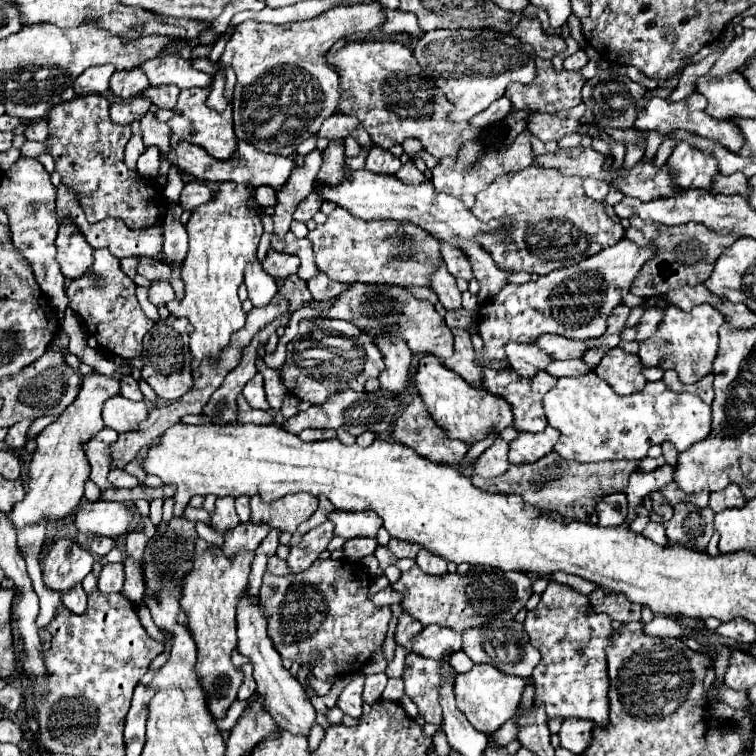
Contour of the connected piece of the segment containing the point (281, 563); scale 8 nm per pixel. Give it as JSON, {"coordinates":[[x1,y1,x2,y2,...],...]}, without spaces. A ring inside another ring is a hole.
{"coordinates":[[272,556,268,560,268,568,266,568,270,574,274,576,286,576,288,574,288,566,286,566,286,560,278,558,278,556]]}

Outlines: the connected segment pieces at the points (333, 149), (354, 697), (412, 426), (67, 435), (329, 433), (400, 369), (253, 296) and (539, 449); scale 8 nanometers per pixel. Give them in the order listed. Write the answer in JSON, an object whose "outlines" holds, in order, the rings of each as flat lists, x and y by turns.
{"outlines":[[[332,140,330,146,324,150,324,172,318,174,316,180,326,182,326,186,332,186,334,182,340,182,342,178,342,162,344,162,344,146,342,140]],[[358,672,352,676,352,682,344,688,344,692,338,698,338,708,344,714,352,718,362,716,362,688,364,688,364,674]],[[414,396,414,400,396,420,392,436,396,442,438,464,456,466,468,452,468,446,464,442,448,438,448,434,430,418,420,396]],[[122,364,116,370,116,376,102,376,98,372,90,372,84,376,82,390,78,398,72,402,70,408,66,408,52,424,48,424,42,434,36,438,38,448,32,456,30,462,30,480,28,480,28,492,22,502,14,506,10,512,10,522,16,528,24,528,28,524,38,524,40,520,60,520,72,514,82,496,84,496,84,482,88,480,90,474,90,464,88,458,82,450,86,444,86,438,94,438,98,430,104,428,102,420,102,406,106,398,118,396,120,394,120,382,118,378,132,374,132,368]],[[308,428,308,430,302,430,298,436,306,442,316,442,316,440,336,438,336,430,312,430,312,428]],[[374,338,374,344,384,356,384,372,380,374,380,384,384,390,402,394,408,386,408,372,412,362,412,352,402,338]],[[260,262,246,266,244,284,248,286,248,298,254,302,254,306,268,304,274,298,274,294,278,292,274,278,270,278,270,274,266,274,266,270,262,270]],[[548,426,544,432,532,434,532,432,520,432,516,440,510,442,510,464,530,464,540,460,544,454,552,452,554,444,558,442,560,432,552,426]]]}

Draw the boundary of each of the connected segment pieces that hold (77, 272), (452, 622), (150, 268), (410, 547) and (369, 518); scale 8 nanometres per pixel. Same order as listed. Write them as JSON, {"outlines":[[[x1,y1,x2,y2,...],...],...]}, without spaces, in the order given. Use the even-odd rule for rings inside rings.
{"outlines":[[[60,222,60,232,55,240,56,262,66,278,74,280,82,276,94,262,94,248,82,238,82,232,74,222]],[[414,566,408,572,404,572,402,578,392,586,400,594,404,594,404,602,402,602,404,612,412,614,424,626,438,624,454,632,464,632,468,628,482,626,494,618,512,620,532,596,532,580,524,572,506,574,498,568,482,568,482,566,470,568,470,574,464,576,448,574,438,582,434,582,432,574,422,572,420,566],[468,582,470,582,470,598,468,598],[484,586,486,586,486,594,484,594]],[[138,258,138,274,142,274,148,280,168,280,172,274,172,268,168,264,162,264,154,258]],[[390,538,388,548,390,548,390,552,400,560,400,558,416,558,416,554,418,554,418,550,420,550,422,546,410,544,410,542,404,542,404,540,394,540,394,538]],[[332,512,330,520,336,524,334,534,346,540,350,538,376,538,376,532,382,528,382,518,378,514,366,512]]]}

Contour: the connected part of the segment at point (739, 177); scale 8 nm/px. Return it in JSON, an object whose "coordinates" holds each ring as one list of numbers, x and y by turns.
{"coordinates":[[732,174,732,176,716,176,714,186,712,186,714,194,742,194,742,196,750,196,750,184,748,178,744,174]]}

